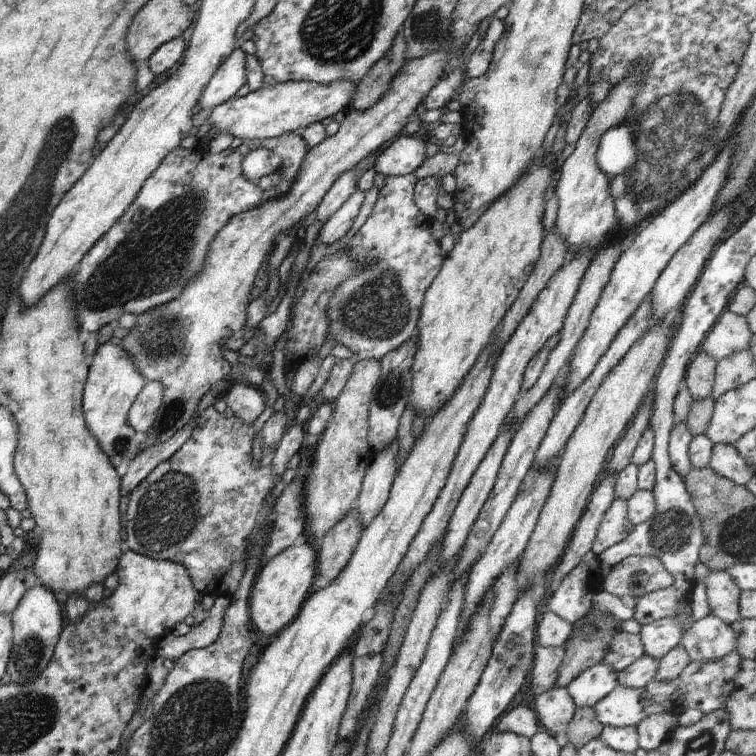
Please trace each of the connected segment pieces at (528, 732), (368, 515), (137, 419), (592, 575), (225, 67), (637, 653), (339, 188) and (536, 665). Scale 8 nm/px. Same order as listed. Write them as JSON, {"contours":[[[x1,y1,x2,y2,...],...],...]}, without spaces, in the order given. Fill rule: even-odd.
{"contours":[[[517,706,500,716,500,722,496,725,495,731,516,733,531,739,542,729,535,711,526,706]],[[398,439,394,440,384,450,376,451,366,469,359,498,355,503,356,511,360,514,362,529,380,514,380,510,388,502,390,489,397,474,398,443]],[[152,380,144,384,138,398,132,404,128,413,128,422,132,428,141,436,148,432,157,416,157,410,163,399,162,384,158,380]],[[588,551,550,595,548,608,562,620,578,623,594,610,592,598,603,590,603,576,598,555]],[[234,49,234,52,218,66,218,70,202,91,202,96,198,98,200,108,210,110,232,99,247,83,246,55,242,49]],[[620,630,608,642,602,664,612,666,616,672,620,672,644,654,644,645,640,635]],[[354,168,346,170,342,176,335,180,332,188,326,192,322,202,318,205,316,212,316,220,320,220,324,225,326,220,335,214,351,196,356,192,359,182,358,175]],[[537,645,534,647,534,658,532,668,529,671,530,678,532,678,530,682,530,688,534,692,535,695,542,694,554,687,556,684,556,678,558,678,558,669,562,664,562,659,565,655,564,645,560,647,543,647]]]}

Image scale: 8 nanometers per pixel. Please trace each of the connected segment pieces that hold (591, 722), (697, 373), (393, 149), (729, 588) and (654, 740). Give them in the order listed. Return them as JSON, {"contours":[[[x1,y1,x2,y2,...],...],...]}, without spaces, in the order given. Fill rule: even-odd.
{"contours":[[[577,707,570,724,566,726,566,735,568,742,579,749,586,742,598,738,602,730,603,724,598,720,594,707]],[[705,352,696,353,686,368,686,388,693,400,704,400,712,396,717,361]],[[411,135,400,136,377,156,373,167,385,177,413,173,426,160,424,145]],[[712,570,704,578,704,586,712,615,722,619,726,624,738,622,740,616,740,588,725,571]],[[668,712,652,714,638,723,638,744,647,752,658,750,661,744,666,742,669,734,679,727,677,716]]]}

